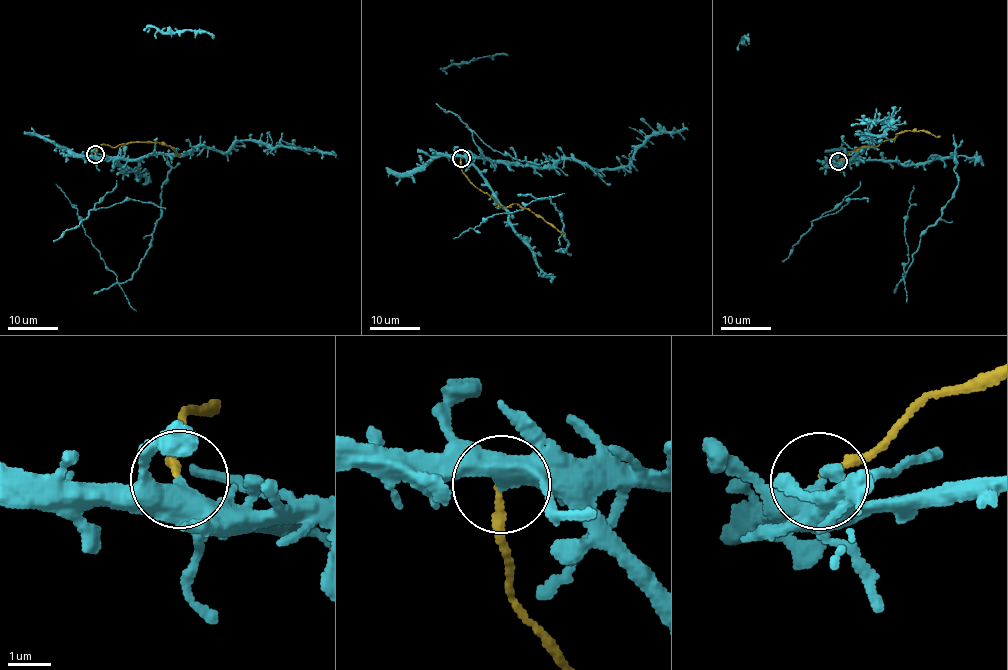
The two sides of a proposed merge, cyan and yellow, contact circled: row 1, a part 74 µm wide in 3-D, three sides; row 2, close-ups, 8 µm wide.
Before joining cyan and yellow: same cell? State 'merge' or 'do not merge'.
do not merge

